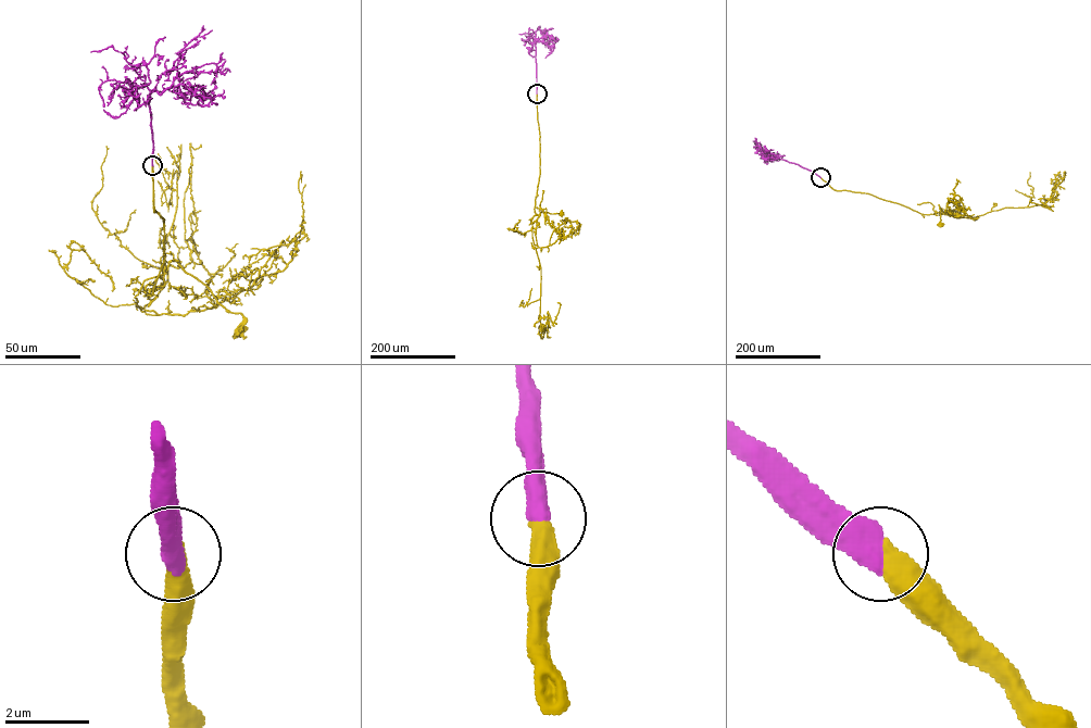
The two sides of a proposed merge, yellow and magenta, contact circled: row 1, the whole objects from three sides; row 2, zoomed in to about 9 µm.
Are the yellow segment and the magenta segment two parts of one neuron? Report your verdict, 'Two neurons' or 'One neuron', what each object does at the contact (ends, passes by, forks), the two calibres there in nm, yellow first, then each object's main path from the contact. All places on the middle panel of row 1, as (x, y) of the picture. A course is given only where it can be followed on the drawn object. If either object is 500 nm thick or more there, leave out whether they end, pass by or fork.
One neuron. Thickness 550 nm (yellow) against 650 nm. Course of yellow: (537, 93), (540, 173), (535, 212), (538, 215), (542, 211), (561, 214). Course of magenta: (537, 93), (536, 44), (541, 38), (551, 51), (553, 44)

